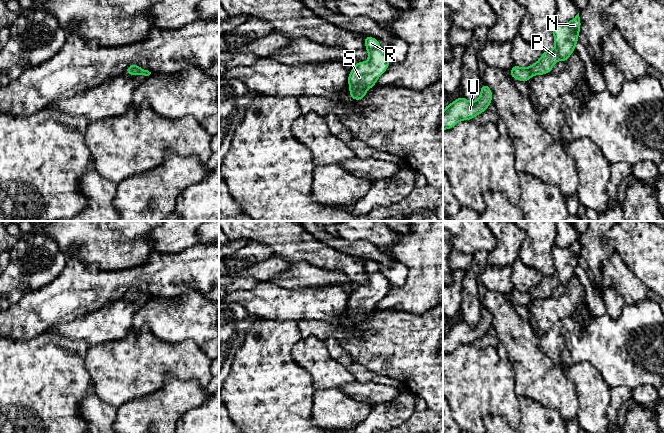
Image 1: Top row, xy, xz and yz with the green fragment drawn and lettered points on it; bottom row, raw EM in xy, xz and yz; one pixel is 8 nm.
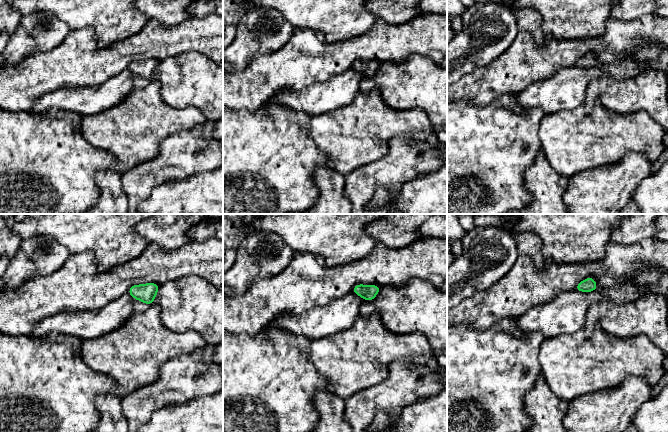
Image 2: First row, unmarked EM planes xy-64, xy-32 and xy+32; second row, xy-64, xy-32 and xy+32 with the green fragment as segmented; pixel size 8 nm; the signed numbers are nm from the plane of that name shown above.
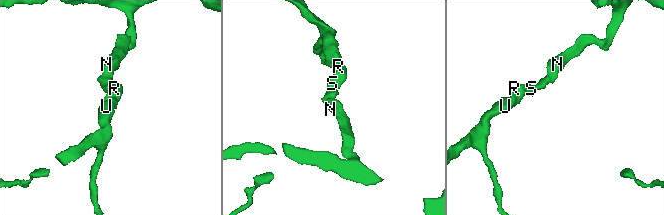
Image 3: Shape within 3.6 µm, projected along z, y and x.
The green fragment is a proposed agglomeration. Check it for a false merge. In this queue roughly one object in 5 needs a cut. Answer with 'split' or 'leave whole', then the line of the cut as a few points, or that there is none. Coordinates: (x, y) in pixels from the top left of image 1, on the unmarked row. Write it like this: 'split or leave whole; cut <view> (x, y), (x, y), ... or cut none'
leave whole; cut none

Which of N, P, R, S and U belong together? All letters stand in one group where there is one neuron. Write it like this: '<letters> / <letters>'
N P R S U

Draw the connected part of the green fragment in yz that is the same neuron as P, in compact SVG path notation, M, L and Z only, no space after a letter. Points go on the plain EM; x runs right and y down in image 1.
M579 237L567 248L554 247L555 272L552 275L544 275L538 286L530 291L522 292L513 289L508 298L526 307L533 299L543 299L552 296L552 291L558 284L566 286L571 277L575 275L580 249Z

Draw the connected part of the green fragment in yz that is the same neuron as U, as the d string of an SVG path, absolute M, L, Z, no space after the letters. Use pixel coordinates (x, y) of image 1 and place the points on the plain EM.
M482 307L481 319L475 326L460 320L447 329L443 335L443 354L453 352L460 344L472 344L476 339L484 336L491 326L492 315L489 310Z

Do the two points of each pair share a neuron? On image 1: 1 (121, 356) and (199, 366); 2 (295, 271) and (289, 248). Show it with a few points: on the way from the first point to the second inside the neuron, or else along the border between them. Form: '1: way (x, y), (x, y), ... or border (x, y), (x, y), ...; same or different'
1: way (140, 360), (180, 360); same
2: border (290, 263), (307, 262), (316, 268); different

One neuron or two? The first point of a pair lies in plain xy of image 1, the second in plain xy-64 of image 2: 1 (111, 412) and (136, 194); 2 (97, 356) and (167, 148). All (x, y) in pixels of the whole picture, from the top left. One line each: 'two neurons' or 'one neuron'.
1: two neurons
2: two neurons

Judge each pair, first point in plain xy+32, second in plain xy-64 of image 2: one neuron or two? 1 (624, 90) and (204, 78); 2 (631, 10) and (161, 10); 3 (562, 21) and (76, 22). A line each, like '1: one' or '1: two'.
1: one
2: one
3: one

